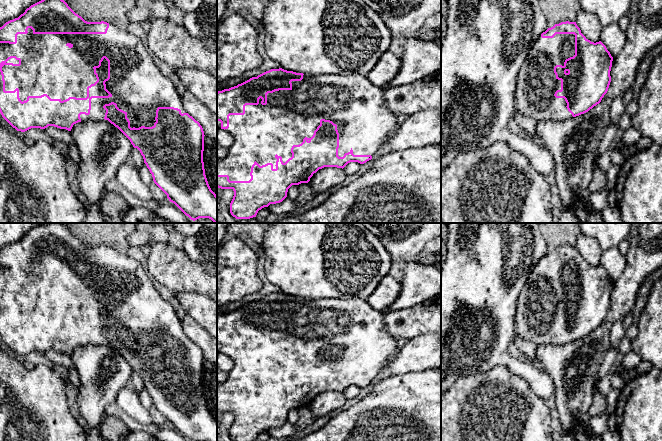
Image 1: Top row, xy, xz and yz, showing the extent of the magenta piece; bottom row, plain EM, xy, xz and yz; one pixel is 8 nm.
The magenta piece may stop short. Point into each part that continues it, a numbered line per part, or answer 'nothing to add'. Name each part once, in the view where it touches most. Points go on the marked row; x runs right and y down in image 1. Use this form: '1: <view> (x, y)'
1: xy (138, 87)

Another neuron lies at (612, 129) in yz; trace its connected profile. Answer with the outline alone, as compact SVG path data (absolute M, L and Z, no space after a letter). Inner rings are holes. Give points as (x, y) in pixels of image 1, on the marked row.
M619 123L616 124L610 124L605 131L603 138L599 142L596 151L594 155L599 159L599 157L607 150L609 149L609 146L615 137L617 131L620 130Z

